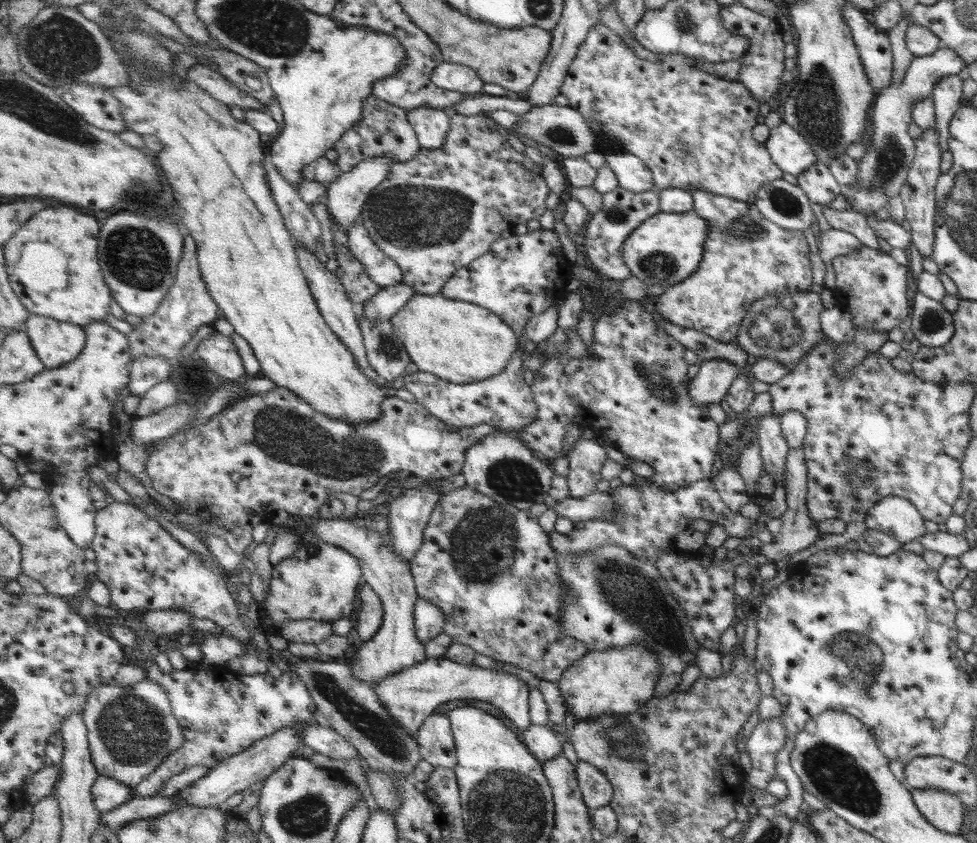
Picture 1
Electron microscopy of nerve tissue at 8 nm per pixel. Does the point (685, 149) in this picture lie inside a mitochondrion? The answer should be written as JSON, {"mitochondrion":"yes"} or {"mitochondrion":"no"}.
{"mitochondrion":"yes"}

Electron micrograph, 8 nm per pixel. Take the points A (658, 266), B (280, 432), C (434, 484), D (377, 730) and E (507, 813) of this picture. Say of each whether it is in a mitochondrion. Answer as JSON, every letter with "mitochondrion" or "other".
{"A":"mitochondrion","B":"mitochondrion","C":"other","D":"mitochondrion","E":"mitochondrion"}

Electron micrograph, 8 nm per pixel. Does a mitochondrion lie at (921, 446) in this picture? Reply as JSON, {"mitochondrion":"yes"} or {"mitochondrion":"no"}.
{"mitochondrion":"yes"}

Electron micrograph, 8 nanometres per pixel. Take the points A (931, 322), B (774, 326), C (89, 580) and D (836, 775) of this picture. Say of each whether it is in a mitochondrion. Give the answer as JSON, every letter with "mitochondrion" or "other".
{"A":"mitochondrion","B":"mitochondrion","C":"other","D":"mitochondrion"}

